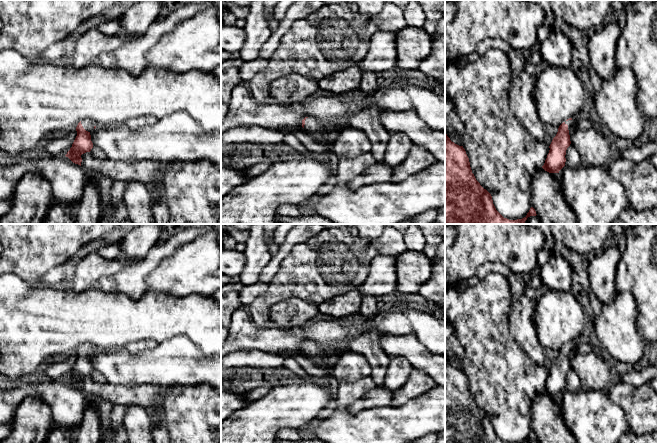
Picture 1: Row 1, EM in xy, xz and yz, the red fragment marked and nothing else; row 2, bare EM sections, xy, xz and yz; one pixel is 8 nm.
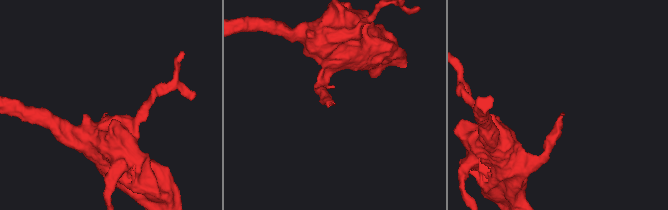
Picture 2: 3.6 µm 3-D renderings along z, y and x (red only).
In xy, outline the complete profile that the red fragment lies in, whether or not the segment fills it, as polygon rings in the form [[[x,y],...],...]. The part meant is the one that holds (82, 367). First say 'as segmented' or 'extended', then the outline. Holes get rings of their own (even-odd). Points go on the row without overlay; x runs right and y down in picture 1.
extended | [[[91,343],[80,345],[76,351],[77,360],[72,368],[72,371],[65,379],[73,387],[81,390],[81,379],[90,376],[93,372],[90,357],[96,352],[95,347]]]

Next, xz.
extended | [[[305,341],[302,351],[317,366],[322,366],[327,360],[327,352],[316,342]]]

